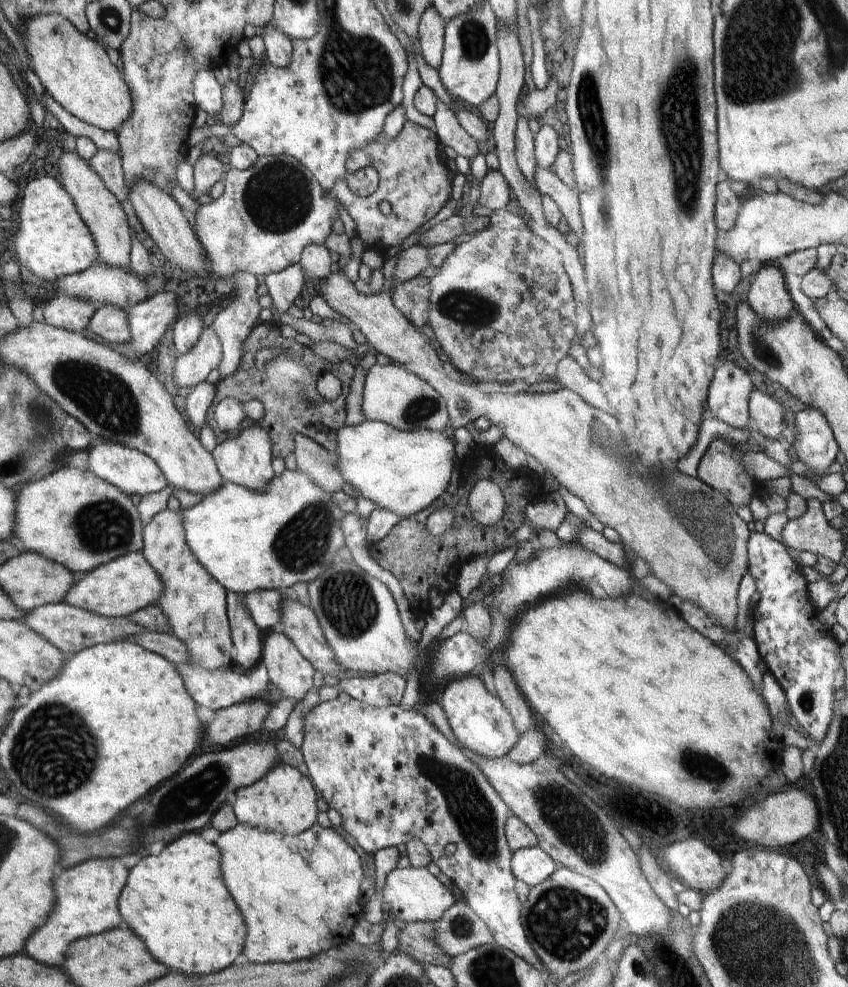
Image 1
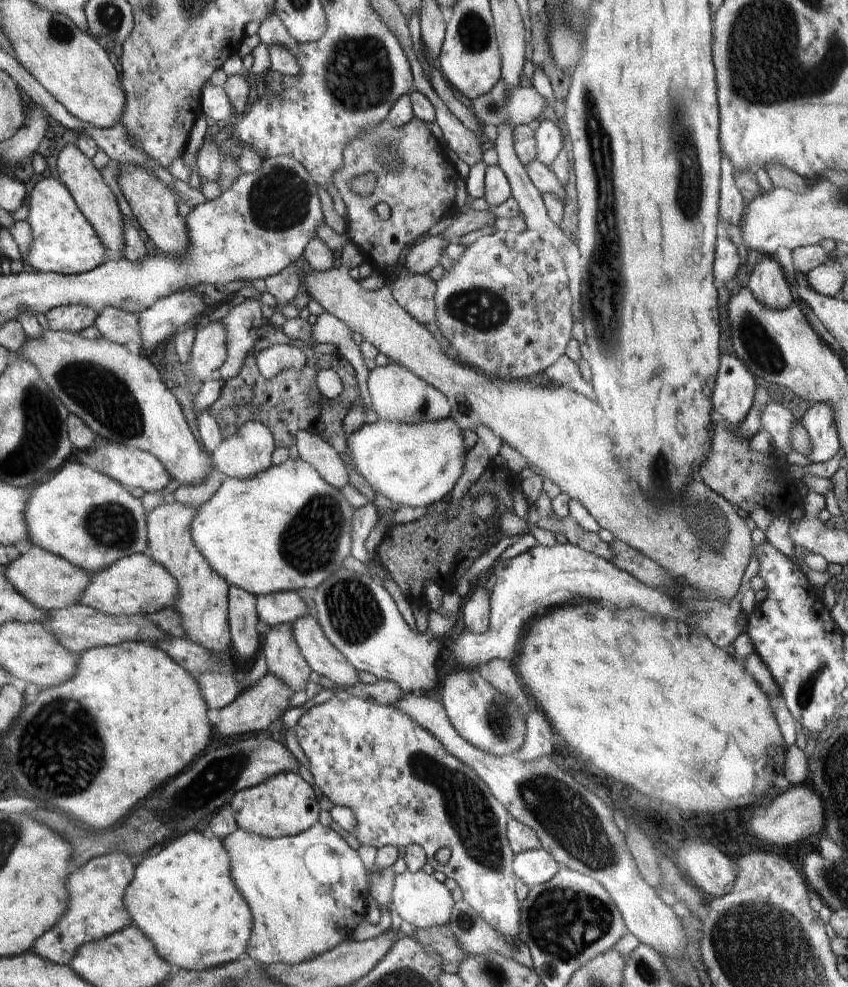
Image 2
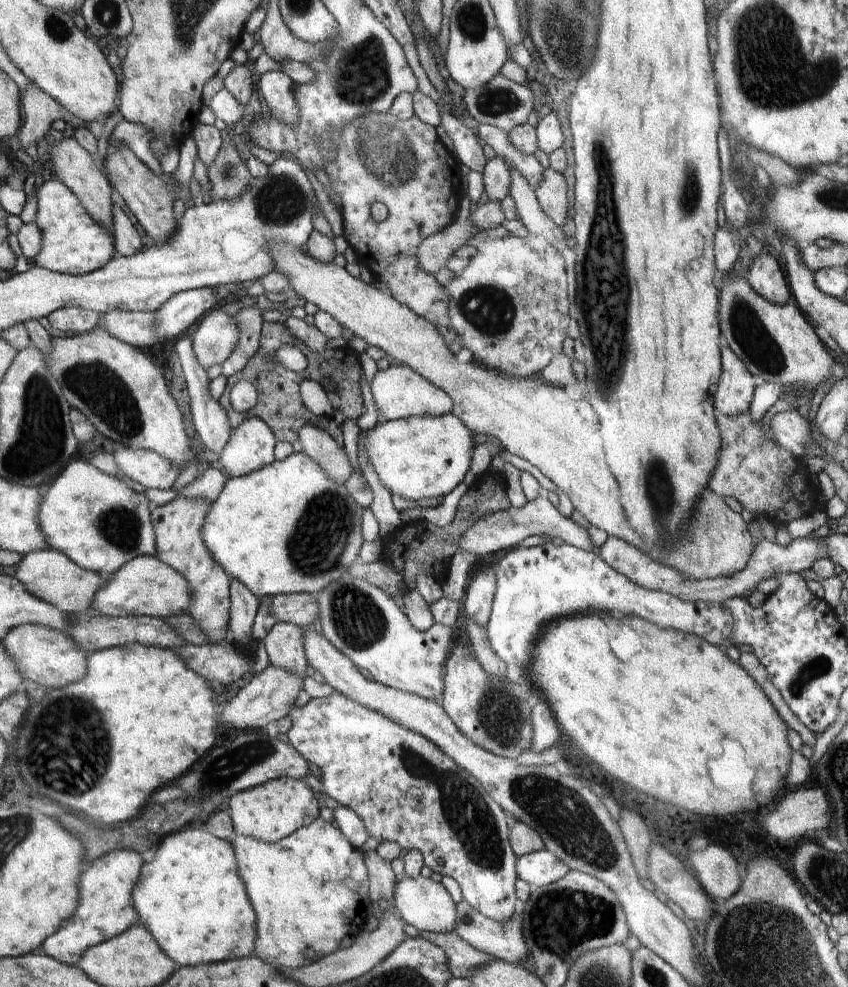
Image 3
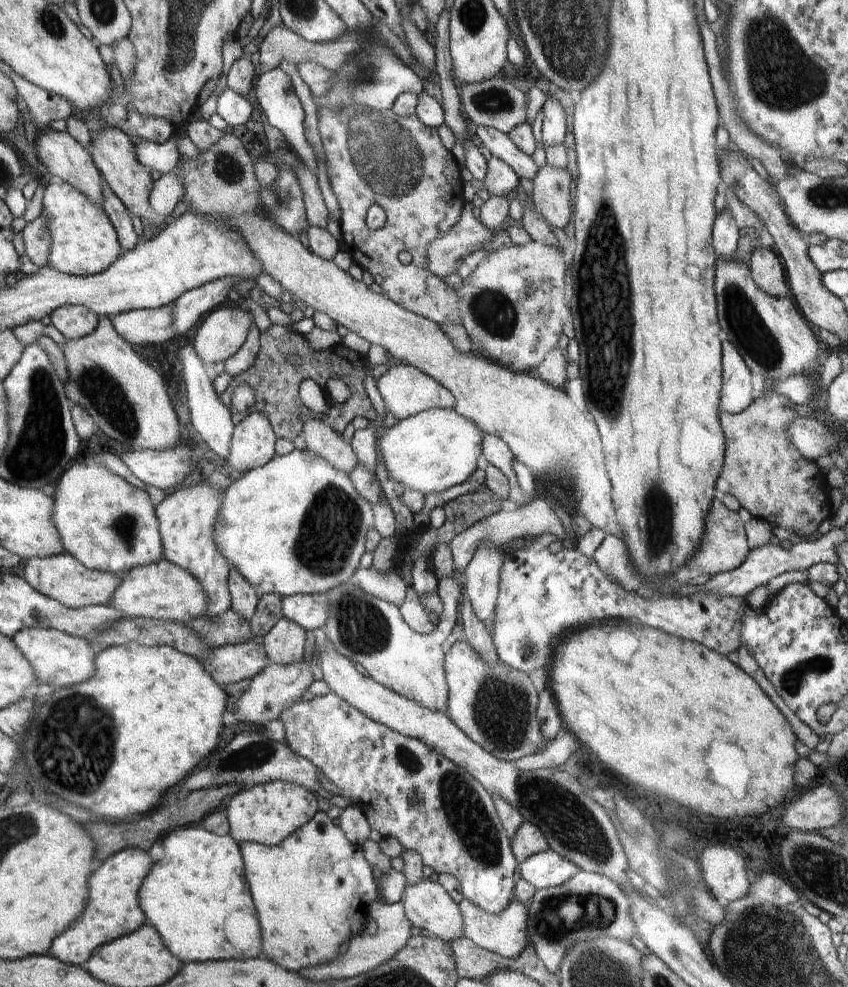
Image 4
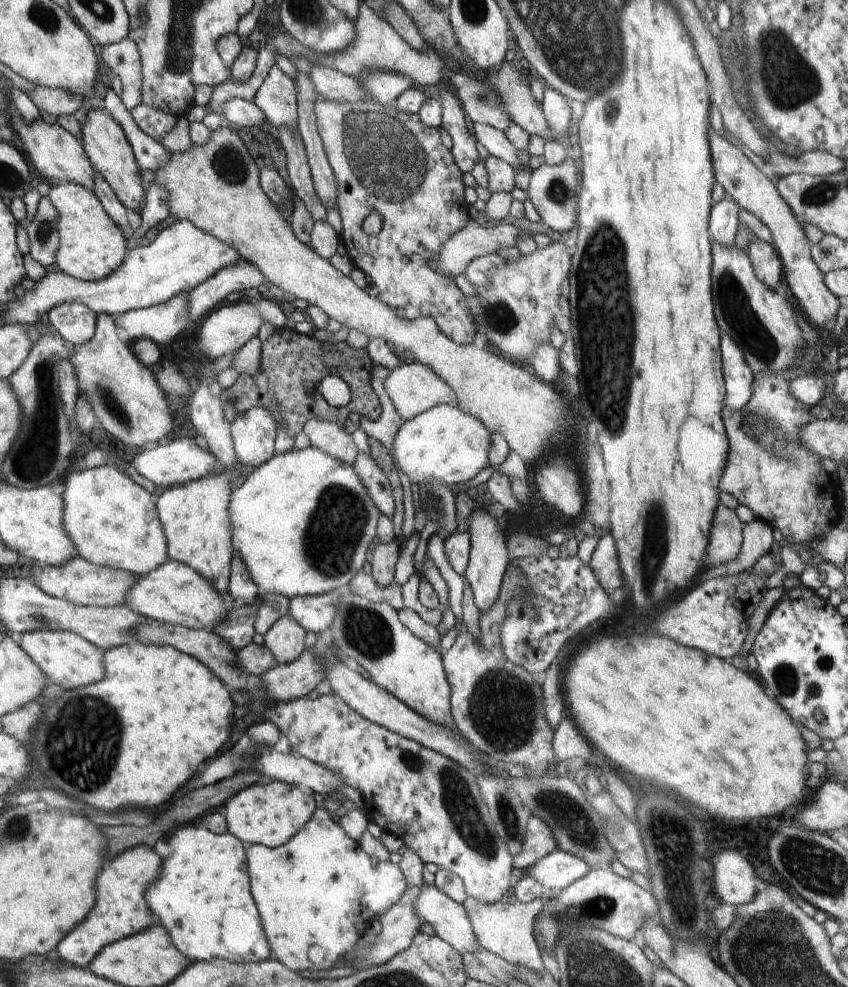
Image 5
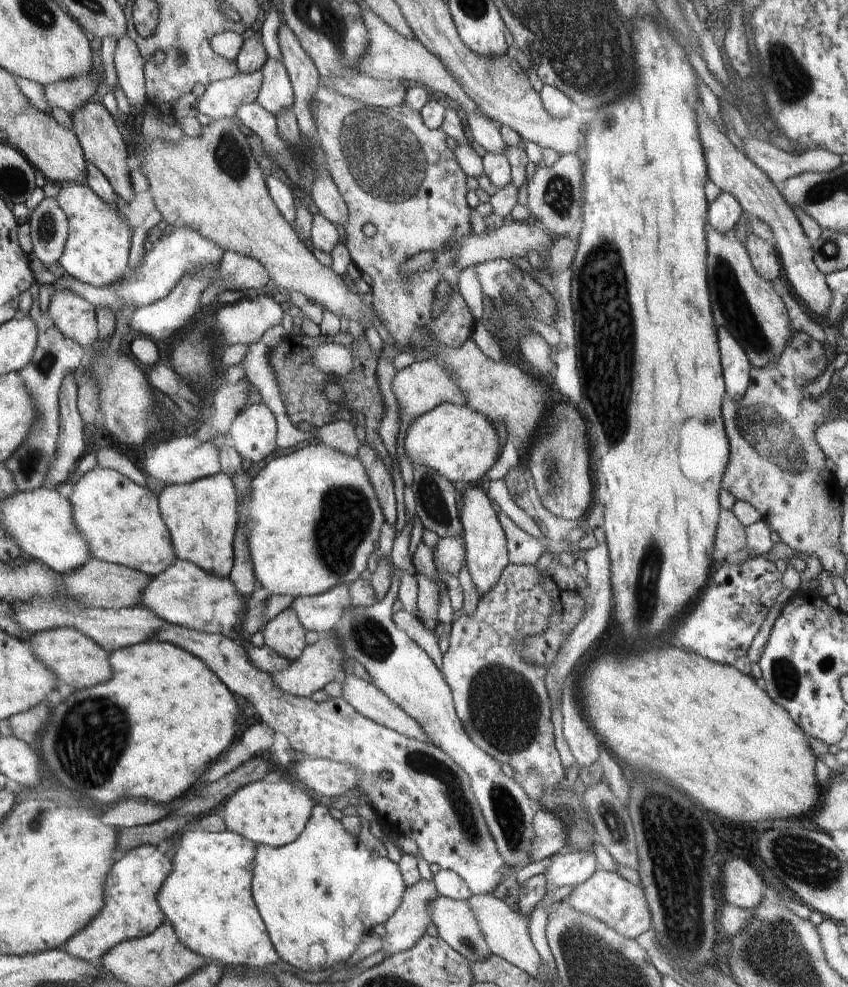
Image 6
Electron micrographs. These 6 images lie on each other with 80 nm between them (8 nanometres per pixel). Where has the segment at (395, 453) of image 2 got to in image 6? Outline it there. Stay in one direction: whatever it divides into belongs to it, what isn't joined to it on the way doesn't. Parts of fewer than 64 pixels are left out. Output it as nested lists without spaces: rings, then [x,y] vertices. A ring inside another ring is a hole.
[[[442,403],[430,412],[416,418],[408,426],[404,438],[404,450],[414,465],[426,465],[428,469],[439,472],[452,484],[455,482],[476,482],[499,463],[499,438],[491,423],[484,414],[470,407]]]

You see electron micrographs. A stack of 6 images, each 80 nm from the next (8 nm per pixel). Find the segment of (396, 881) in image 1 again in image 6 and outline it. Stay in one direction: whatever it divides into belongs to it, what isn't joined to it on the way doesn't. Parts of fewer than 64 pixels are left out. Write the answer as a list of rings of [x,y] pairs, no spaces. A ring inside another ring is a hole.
[[[438,896],[429,903],[429,911],[439,937],[470,963],[492,954],[468,901]]]

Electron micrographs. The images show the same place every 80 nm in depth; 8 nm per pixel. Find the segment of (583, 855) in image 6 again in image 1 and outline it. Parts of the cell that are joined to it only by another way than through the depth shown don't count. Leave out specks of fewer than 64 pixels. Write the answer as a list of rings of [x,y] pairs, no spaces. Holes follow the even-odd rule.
[[[540,846],[517,850],[511,858],[513,875],[530,888],[550,878],[560,866],[562,865],[550,858]]]

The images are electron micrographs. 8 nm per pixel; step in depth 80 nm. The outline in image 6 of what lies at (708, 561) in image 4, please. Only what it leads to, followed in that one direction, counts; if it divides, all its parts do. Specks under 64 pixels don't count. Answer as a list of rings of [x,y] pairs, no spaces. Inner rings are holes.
[[[721,509],[715,536],[716,557],[729,559],[730,556],[741,551],[747,545],[745,526],[732,513]]]

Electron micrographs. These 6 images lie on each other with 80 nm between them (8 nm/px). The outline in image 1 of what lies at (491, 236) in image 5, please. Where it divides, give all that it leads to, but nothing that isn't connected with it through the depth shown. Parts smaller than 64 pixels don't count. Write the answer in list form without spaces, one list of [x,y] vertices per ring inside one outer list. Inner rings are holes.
[[[416,243],[408,249],[401,249],[397,254],[397,263],[393,271],[393,284],[391,285],[391,292],[395,283],[404,282],[418,276],[421,272],[431,265],[430,246]]]

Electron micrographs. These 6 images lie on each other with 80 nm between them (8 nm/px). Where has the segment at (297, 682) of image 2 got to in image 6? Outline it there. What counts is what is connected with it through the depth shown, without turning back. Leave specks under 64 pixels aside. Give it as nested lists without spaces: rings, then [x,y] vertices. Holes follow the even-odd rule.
[[[291,606],[268,621],[262,630],[265,645],[291,662],[295,661],[305,649],[306,632]]]

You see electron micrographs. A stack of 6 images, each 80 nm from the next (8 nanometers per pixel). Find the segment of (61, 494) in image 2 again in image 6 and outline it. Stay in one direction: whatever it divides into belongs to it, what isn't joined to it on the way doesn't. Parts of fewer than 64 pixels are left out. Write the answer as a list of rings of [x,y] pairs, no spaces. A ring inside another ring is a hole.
[[[97,466],[67,488],[71,491],[67,499],[73,508],[75,525],[79,528],[79,533],[82,533],[87,540],[94,559],[122,565],[143,572],[152,578],[164,572],[178,560],[170,533],[159,511],[157,487],[140,486],[119,472]]]

